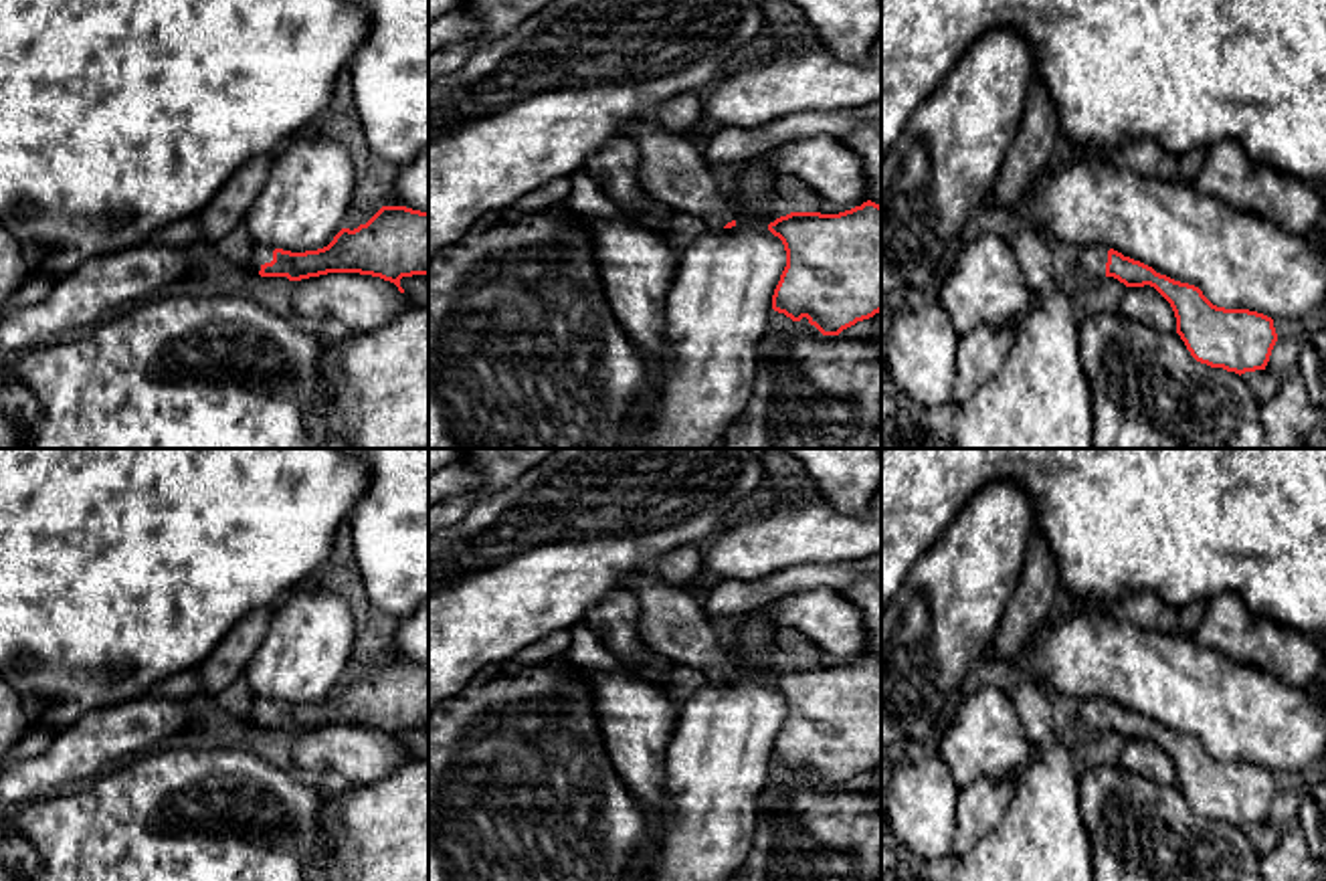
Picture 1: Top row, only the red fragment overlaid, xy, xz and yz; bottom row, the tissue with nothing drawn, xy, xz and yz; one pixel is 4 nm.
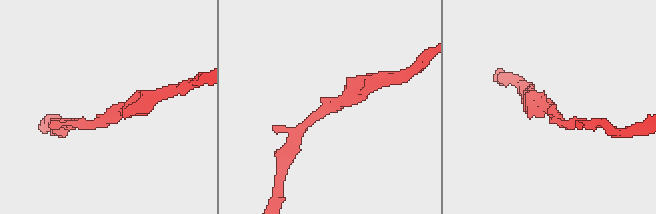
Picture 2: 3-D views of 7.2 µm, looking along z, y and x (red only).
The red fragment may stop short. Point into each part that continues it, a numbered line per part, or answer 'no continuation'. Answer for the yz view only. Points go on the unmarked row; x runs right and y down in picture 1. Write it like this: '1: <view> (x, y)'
1: yz (1092, 714)

